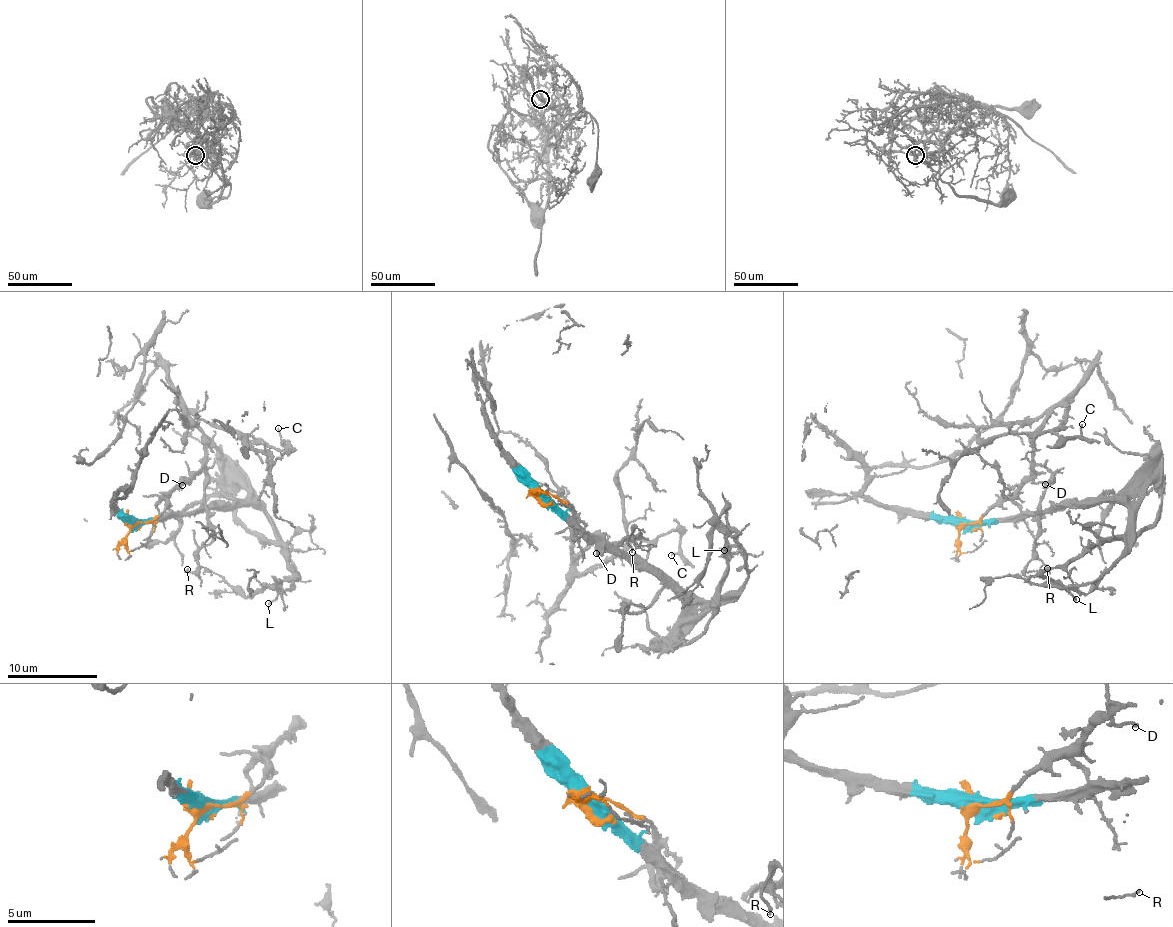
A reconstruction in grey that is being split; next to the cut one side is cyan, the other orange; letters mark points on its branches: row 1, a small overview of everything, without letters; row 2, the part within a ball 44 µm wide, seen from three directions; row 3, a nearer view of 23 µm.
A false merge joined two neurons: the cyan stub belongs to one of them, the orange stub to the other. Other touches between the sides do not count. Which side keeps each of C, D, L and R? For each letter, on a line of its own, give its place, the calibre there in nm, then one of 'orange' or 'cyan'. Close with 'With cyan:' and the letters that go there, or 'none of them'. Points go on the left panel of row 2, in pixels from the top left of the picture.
C: at (278, 428); 130 nm thick; orange
D: at (182, 485); 160 nm thick; orange
L: at (268, 603); 140 nm thick; cyan
R: at (187, 569); 140 nm thick; orange
With cyan: L

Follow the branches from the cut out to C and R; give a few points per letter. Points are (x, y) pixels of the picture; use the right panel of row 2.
C: (965, 524), (1028, 482), (1035, 432), (1048, 414), (1066, 410), (1056, 446), (1083, 424)
R: (965, 524), (1017, 491), (1033, 468), (1042, 466), (1051, 481), (1042, 495), (1026, 570), (1047, 568)

